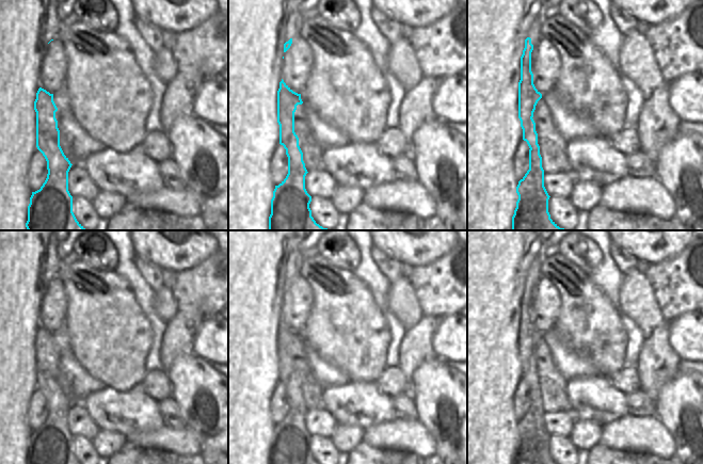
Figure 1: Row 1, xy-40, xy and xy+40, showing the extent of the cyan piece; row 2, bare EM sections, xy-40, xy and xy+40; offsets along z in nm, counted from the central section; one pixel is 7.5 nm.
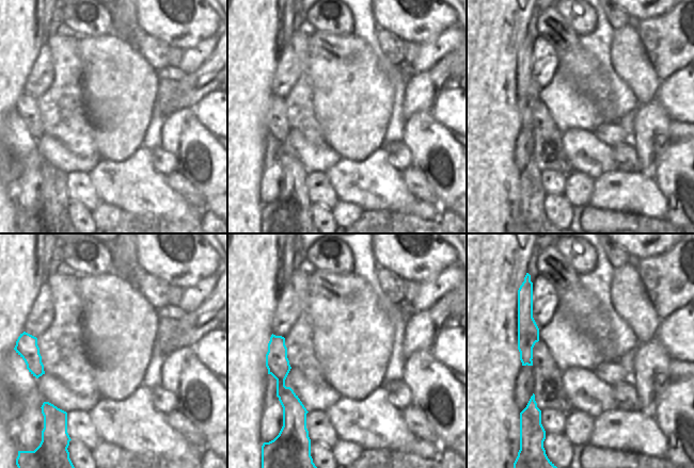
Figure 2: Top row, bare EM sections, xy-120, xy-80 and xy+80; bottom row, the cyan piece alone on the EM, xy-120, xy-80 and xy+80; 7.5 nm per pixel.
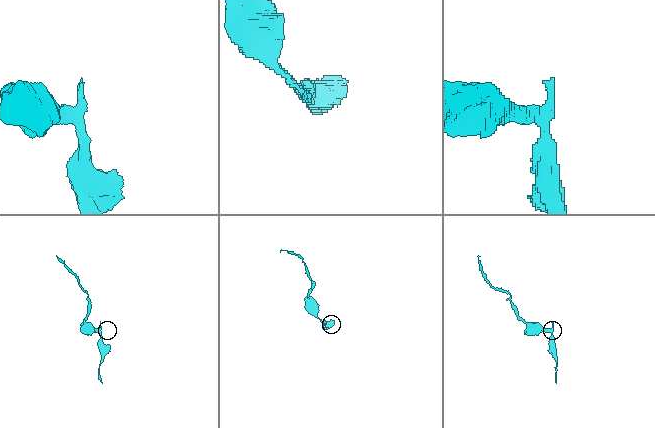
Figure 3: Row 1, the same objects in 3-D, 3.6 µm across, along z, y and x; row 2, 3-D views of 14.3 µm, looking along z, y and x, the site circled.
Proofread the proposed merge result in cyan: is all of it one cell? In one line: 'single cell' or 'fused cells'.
fused cells

